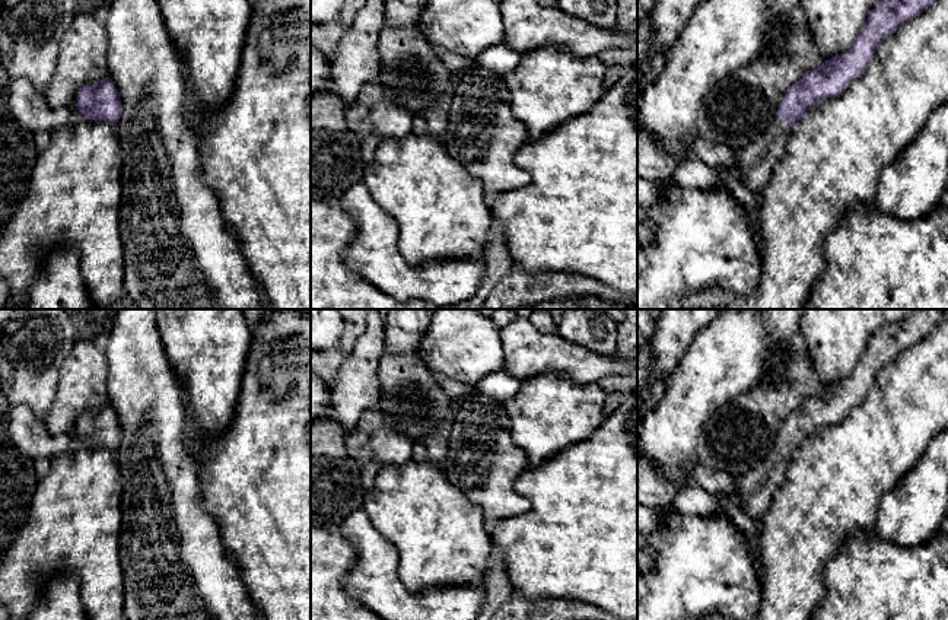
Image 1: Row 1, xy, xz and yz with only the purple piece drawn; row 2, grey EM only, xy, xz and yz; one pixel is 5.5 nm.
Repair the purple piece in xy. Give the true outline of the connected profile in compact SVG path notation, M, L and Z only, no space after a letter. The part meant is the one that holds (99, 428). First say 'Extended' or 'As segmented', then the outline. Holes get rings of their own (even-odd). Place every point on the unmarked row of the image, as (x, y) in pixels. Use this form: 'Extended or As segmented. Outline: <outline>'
As segmented. Outline: M111 404L82 413L77 417L74 433L88 446L102 446L111 452L118 449L123 438L118 417Z

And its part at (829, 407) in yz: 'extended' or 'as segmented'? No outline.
extended

